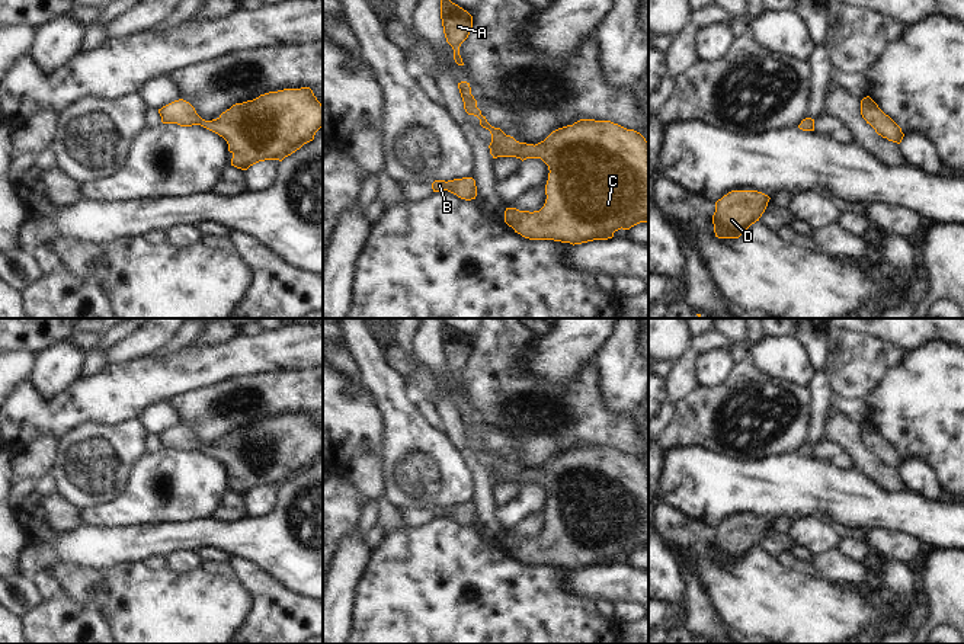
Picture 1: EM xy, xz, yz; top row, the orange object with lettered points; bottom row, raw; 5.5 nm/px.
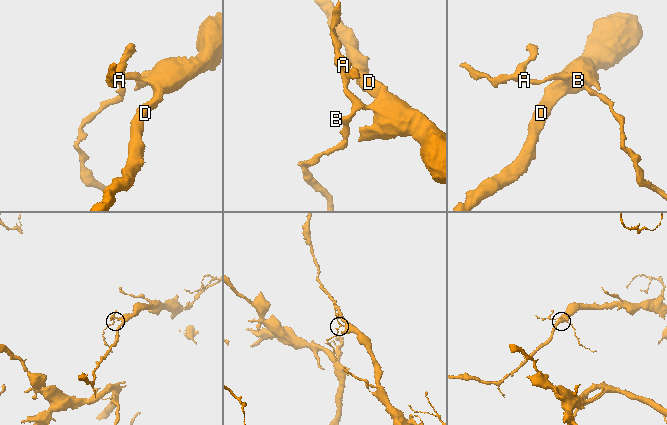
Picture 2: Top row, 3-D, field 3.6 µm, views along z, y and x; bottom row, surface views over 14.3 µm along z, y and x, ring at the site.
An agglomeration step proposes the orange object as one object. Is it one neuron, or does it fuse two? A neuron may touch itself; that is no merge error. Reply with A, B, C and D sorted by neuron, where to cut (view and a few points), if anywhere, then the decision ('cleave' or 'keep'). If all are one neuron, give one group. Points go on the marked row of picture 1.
A B C D; no cut; keep

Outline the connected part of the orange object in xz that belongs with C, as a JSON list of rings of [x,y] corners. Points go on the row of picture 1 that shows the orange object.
[[[461,81],[458,89],[465,112],[477,116],[480,125],[490,131],[489,148],[493,158],[541,158],[548,166],[544,206],[534,212],[506,208],[505,222],[515,233],[529,240],[554,240],[574,246],[608,240],[621,228],[630,230],[648,221],[648,142],[640,132],[611,121],[580,119],[553,131],[535,145],[519,142],[487,122],[477,108],[470,83]]]

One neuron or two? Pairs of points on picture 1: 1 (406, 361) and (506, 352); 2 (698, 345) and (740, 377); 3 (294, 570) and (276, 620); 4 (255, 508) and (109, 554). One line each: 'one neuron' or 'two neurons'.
1: one neuron
2: two neurons
3: two neurons
4: two neurons

